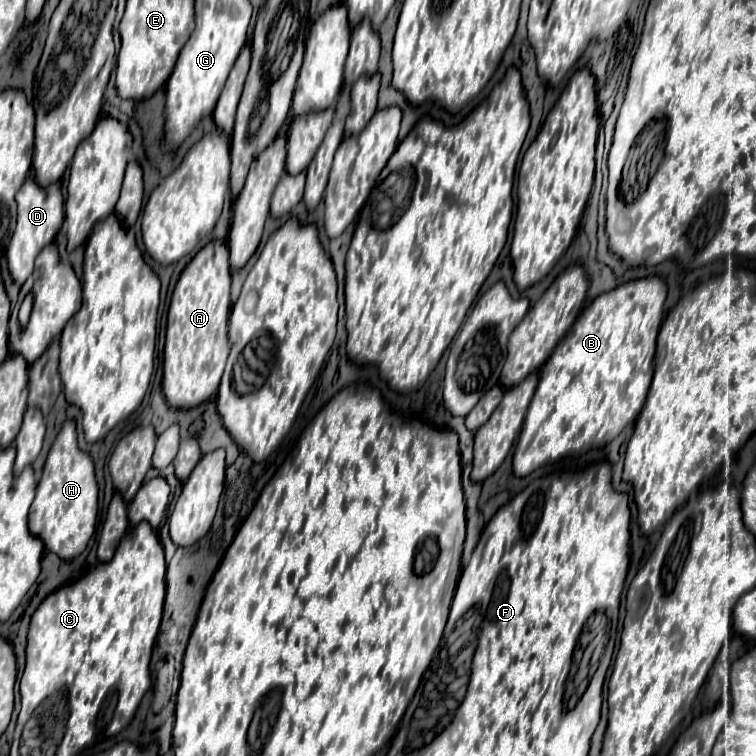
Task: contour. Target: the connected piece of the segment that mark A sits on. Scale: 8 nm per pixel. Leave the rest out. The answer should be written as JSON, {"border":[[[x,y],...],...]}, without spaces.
{"border":[[[225,242],[205,244],[181,272],[167,312],[163,350],[163,394],[173,408],[193,408],[209,400],[217,388],[229,356],[227,320],[231,312],[231,268]]]}

